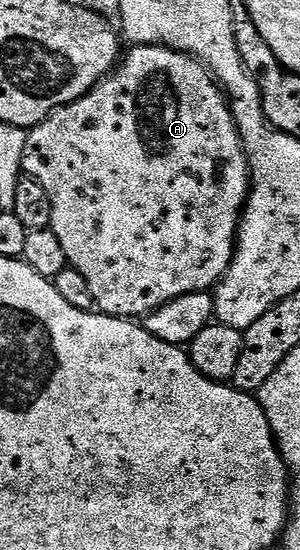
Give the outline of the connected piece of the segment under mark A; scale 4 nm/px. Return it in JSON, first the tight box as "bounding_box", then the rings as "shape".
{"bounding_box":[23,45,251,321],"shape":[[[135,45],[130,50],[128,55],[126,52],[122,56],[121,65],[116,66],[88,95],[59,107],[48,119],[27,131],[23,174],[36,179],[45,188],[45,193],[49,193],[49,201],[53,204],[53,221],[49,230],[57,233],[57,241],[61,241],[65,249],[68,264],[85,277],[89,290],[93,292],[96,308],[102,314],[135,321],[177,297],[185,297],[195,291],[210,292],[223,278],[235,256],[239,220],[247,206],[251,185],[251,168],[247,166],[247,155],[243,152],[243,142],[231,115],[230,102],[208,68],[198,59],[174,51],[172,47]]]}

